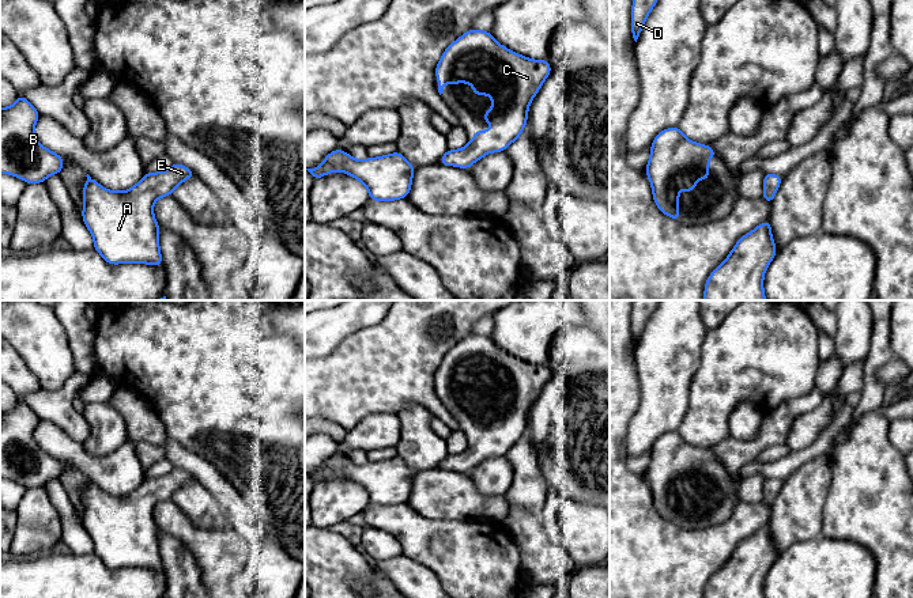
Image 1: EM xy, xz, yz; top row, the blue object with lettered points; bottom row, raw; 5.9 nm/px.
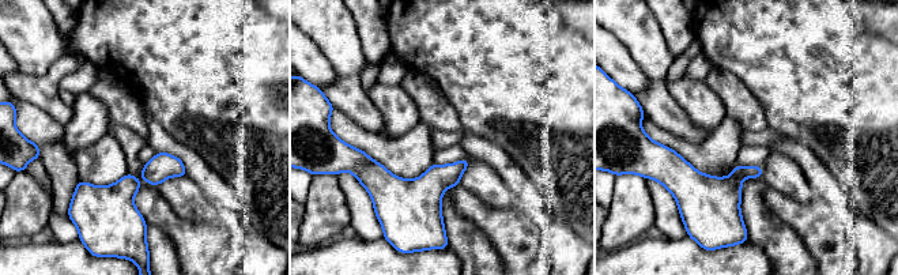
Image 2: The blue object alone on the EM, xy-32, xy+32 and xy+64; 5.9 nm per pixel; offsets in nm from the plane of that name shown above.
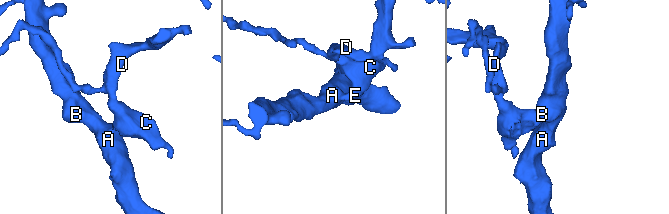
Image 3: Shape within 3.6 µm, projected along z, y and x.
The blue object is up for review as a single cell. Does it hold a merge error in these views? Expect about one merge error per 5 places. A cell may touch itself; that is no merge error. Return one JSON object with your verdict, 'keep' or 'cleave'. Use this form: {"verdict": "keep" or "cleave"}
{"verdict": "keep"}

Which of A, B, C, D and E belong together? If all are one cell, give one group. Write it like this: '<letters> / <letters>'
A B C D E

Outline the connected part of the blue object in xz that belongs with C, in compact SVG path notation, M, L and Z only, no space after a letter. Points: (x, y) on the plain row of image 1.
M472 333L452 347L435 372L439 400L445 387L471 387L474 400L490 400L491 413L482 419L486 428L491 427L491 436L476 435L474 443L461 454L448 454L439 463L442 470L469 473L476 465L490 457L506 455L520 442L527 431L528 412L551 378L551 370L546 364L531 364L498 348L490 336Z

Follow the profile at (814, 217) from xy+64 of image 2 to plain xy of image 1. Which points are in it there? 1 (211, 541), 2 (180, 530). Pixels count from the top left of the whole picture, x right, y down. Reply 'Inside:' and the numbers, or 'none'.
Inside: 1, 2

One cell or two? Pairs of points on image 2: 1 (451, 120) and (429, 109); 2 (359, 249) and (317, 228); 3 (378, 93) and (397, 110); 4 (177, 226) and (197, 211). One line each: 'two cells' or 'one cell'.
1: one cell
2: two cells
3: one cell
4: two cells

